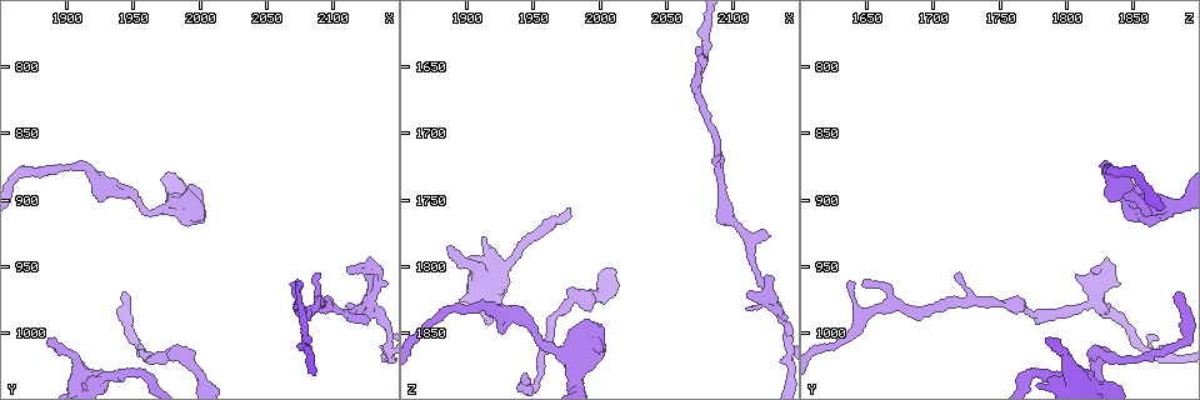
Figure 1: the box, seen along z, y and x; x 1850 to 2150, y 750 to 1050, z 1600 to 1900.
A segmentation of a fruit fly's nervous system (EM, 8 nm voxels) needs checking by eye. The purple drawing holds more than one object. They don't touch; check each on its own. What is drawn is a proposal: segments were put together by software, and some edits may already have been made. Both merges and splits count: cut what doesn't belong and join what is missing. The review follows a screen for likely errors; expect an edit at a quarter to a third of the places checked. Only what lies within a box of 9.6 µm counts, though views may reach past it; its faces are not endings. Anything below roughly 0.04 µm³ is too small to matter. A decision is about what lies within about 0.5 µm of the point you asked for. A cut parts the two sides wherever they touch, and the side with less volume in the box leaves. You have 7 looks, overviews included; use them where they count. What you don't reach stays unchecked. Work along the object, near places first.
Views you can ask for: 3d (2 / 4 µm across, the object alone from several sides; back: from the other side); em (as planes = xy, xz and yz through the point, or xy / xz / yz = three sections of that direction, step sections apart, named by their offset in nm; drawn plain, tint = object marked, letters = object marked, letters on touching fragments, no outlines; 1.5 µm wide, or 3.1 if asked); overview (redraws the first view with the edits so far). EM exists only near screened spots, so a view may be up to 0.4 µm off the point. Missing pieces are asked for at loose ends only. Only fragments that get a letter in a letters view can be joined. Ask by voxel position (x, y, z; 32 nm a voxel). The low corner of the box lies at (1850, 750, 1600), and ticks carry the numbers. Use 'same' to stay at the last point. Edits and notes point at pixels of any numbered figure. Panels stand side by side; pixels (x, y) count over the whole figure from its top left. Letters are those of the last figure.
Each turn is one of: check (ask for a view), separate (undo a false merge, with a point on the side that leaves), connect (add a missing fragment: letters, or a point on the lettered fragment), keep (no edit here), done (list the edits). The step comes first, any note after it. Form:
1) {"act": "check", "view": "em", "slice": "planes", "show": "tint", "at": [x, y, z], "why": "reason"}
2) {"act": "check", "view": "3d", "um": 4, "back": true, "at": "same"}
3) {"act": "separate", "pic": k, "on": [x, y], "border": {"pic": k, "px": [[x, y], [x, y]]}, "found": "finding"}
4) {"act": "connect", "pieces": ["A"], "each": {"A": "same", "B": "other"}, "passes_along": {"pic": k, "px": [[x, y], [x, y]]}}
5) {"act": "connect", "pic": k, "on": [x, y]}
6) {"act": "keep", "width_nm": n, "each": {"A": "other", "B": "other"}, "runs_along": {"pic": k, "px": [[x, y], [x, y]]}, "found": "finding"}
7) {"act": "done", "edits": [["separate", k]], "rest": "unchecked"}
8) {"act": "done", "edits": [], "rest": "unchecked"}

{"act": "check", "view": "3d", "um": 2, "at": [2124, 978, 1822], "why": "a fork"}

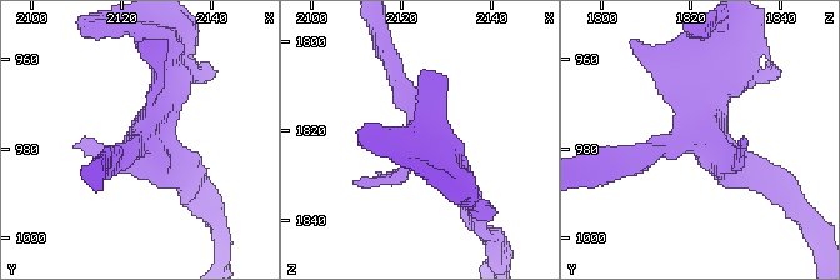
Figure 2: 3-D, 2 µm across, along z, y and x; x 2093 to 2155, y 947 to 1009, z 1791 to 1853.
{"act": "check", "view": "em", "slice": "xy", "step": 8, "show": "letters", "at": [2126, 977, 1821]}

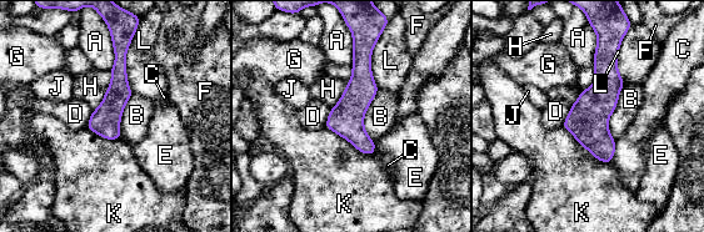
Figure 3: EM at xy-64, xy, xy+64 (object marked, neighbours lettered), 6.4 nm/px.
{"act": "check", "view": "em", "slice": "planes", "show": "letters", "at": "same", "why": "another direction"}

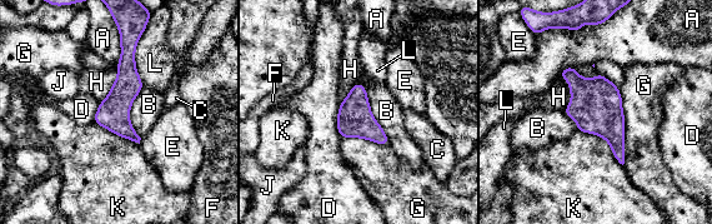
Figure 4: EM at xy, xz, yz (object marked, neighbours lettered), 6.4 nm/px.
{"act": "keep", "width_nm": 200, "each": {"A": "other", "B": "other", "C": "other", "D": "other", "E": "other", "F": "other", "G": "other", "H": "other", "J": "other", "K": "other", "L": "other"}, "border": {"pic": 4, "px": [[360, 81], [389, 144]]}, "found": "continuous, no second neuron"}

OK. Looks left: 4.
{"act": "check", "view": "3d", "um": 4, "at": [1944, 968, 1882], "why": "an open end"}

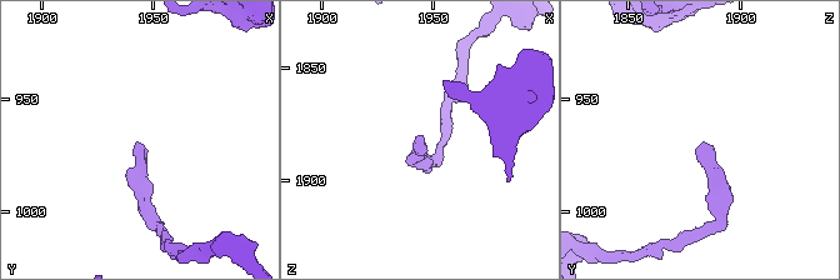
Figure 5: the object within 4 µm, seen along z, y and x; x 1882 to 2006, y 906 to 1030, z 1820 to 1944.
{"act": "check", "view": "em", "slice": "planes", "show": "plain", "at": [1943, 970, 1883]}

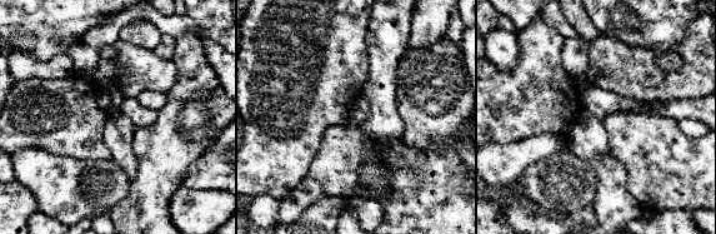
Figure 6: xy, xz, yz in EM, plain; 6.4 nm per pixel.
{"act": "check", "view": "em", "slice": "planes", "show": "letters", "at": "same"}

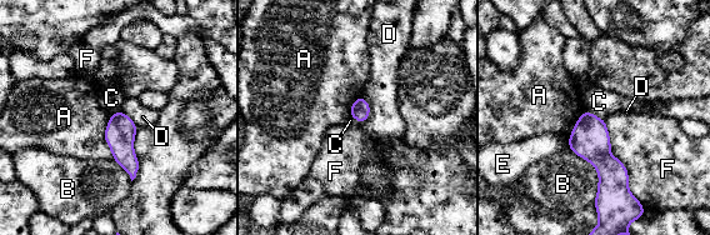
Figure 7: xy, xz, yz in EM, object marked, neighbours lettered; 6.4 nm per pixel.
{"act": "keep", "width_nm": 130, "each": {"A": "other", "B": "other", "C": "other", "D": "other", "E": "other", "F": "other"}, "border": {"pic": 7, "px": [[110, 115], [104, 140], [113, 158]]}, "found": "no lettered fragment goes on from it"}

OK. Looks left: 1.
{"act": "done", "edits": [], "rest": "unchecked"}

